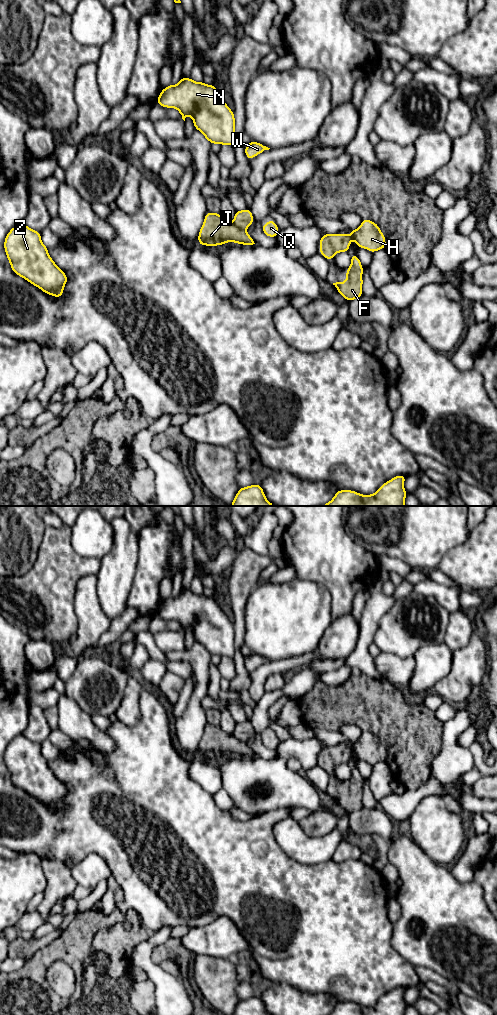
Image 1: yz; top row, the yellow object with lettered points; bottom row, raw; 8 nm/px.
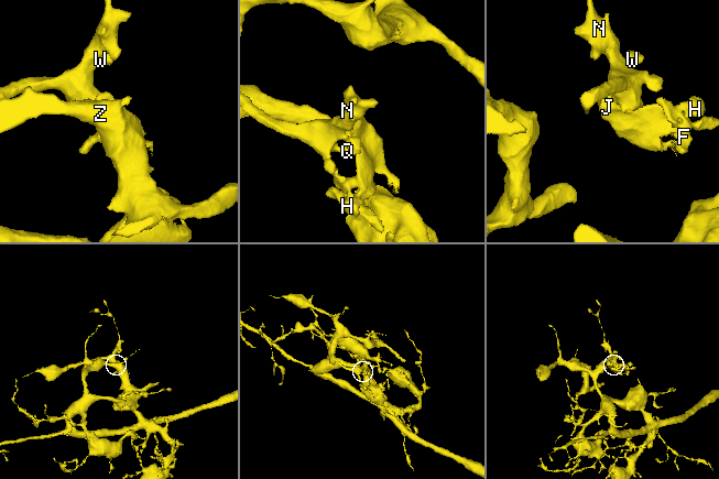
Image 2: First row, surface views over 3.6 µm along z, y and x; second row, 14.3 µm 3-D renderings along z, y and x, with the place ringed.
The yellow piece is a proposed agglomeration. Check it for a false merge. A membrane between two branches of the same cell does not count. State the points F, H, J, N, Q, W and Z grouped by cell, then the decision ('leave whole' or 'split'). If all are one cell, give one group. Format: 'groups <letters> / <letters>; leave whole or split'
groups F H J / N Q W Z; split

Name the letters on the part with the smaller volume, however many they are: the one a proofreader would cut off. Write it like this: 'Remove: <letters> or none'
Remove: F, H, J

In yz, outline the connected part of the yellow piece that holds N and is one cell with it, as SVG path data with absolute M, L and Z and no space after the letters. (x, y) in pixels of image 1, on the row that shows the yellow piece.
M182 76L178 84L162 89L156 104L177 109L184 121L191 116L194 128L211 144L234 146L235 116L215 85Z

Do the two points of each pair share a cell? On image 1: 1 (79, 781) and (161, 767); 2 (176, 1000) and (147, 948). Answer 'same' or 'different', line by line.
1: same
2: same

